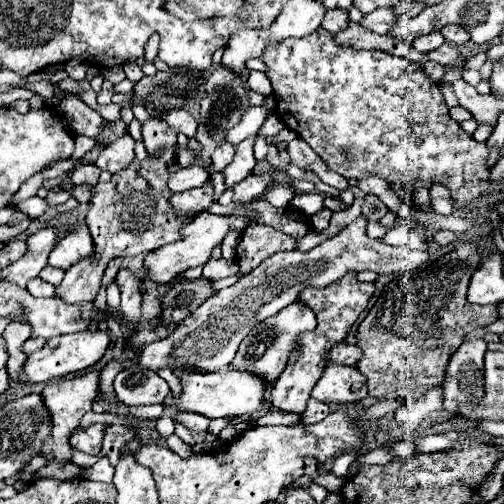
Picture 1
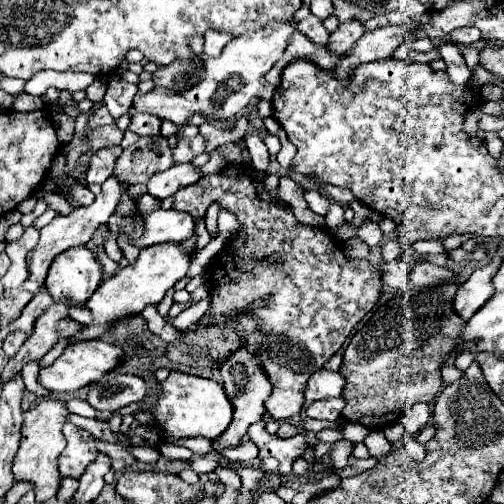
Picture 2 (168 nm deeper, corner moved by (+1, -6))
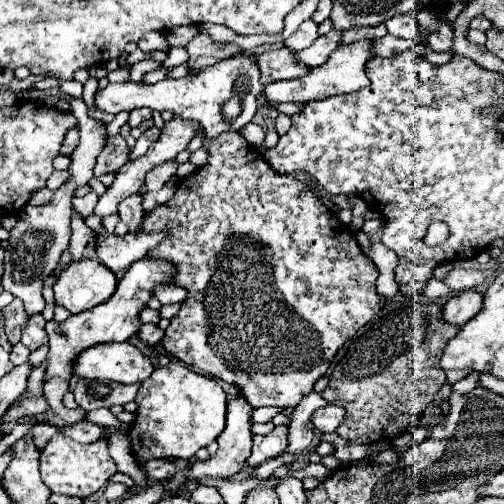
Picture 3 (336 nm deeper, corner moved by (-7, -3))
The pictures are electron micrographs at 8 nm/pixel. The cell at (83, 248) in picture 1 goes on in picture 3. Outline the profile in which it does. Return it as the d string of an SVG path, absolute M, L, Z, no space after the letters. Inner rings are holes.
M94 259L68 265L54 283L56 303L72 315L108 301L116 291L116 277Z

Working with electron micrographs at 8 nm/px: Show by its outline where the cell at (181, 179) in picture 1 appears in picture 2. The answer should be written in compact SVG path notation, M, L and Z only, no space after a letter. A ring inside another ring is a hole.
M144 194L144 196L138 200L138 212L140 212L140 214L148 214L148 212L156 210L160 204L162 204L162 200L158 200L158 198L150 196L150 194Z

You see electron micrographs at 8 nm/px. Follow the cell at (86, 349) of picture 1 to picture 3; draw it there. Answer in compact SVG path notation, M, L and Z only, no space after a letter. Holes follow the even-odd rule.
M108 343L90 347L76 359L76 377L108 379L118 383L142 383L154 371L152 361L132 343Z

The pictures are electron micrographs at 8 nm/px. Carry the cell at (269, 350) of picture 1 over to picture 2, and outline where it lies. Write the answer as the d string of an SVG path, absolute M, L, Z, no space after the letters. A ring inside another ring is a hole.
M248 348L236 350L224 362L224 366L220 366L220 376L222 376L224 390L228 394L228 398L232 398L232 404L236 406L236 418L232 420L232 426L228 426L228 430L214 442L216 452L220 452L220 448L224 448L224 446L238 446L240 444L240 438L248 432L248 426L258 422L264 416L264 412L266 412L264 404L266 404L268 396L272 394L272 382L260 364L260 356L256 352L250 352Z

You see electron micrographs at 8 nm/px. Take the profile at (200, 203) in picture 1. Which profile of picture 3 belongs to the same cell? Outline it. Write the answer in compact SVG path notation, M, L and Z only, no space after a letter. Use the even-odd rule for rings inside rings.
M144 231L128 233L124 237L108 235L104 241L96 243L94 251L102 265L106 265L114 275L122 275L136 259L142 259L164 235L148 235Z

